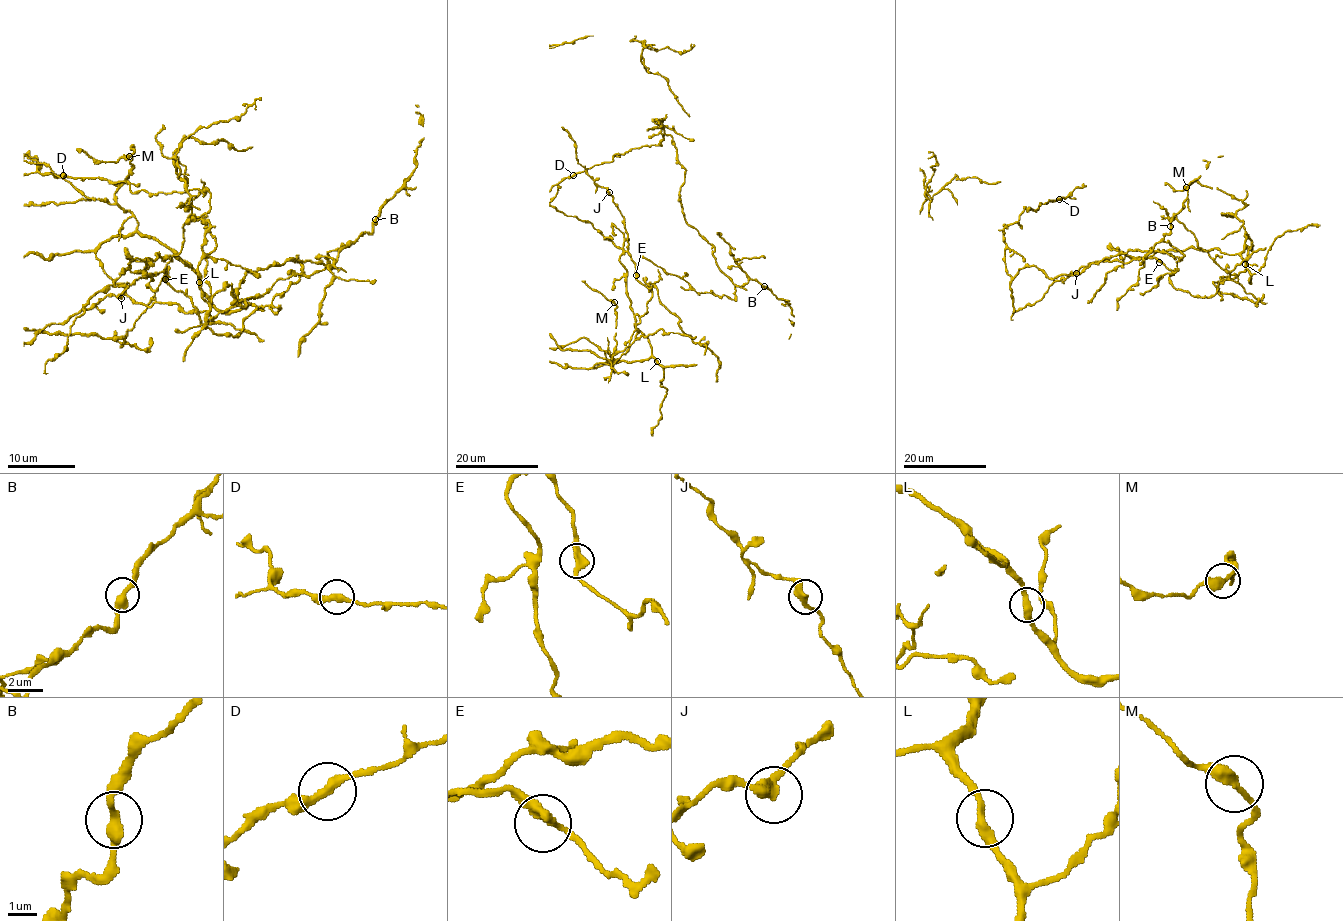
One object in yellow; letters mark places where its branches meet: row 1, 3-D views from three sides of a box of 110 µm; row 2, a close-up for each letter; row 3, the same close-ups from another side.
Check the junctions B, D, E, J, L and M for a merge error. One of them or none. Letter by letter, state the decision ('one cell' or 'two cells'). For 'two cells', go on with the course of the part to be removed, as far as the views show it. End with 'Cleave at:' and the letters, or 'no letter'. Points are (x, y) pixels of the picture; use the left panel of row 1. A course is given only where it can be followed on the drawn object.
B: one cell
D: one cell
E: one cell
J: one cell
L: one cell
M: one cell
Cleave at: no letter

